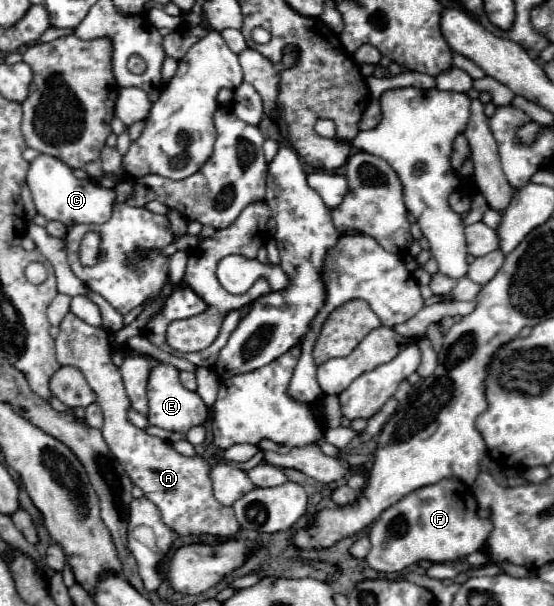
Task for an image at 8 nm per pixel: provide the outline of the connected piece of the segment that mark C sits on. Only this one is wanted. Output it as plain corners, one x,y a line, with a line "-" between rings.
40,154
30,162
26,182
32,192
38,214
42,214
46,220
60,220
66,226
102,224
112,214
112,202
116,198
114,188
102,188
92,180
78,180
72,168
68,168
62,160
50,154

